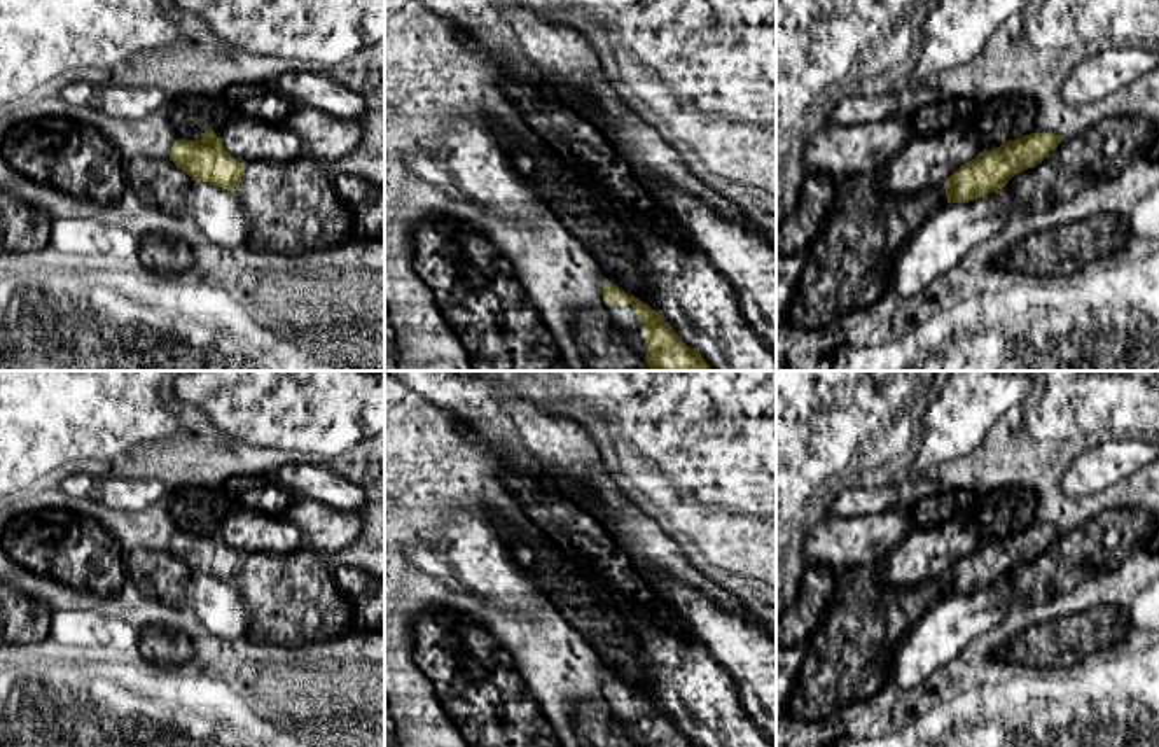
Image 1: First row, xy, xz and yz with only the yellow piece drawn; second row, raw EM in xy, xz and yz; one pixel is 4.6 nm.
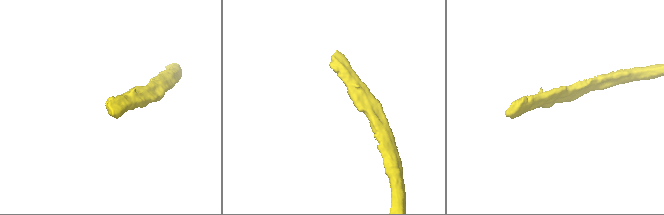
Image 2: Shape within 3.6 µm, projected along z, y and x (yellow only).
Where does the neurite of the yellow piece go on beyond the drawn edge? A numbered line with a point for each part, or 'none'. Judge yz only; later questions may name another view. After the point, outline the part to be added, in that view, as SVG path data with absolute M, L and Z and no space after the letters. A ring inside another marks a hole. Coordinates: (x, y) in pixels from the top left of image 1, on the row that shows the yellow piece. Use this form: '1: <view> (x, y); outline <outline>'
none

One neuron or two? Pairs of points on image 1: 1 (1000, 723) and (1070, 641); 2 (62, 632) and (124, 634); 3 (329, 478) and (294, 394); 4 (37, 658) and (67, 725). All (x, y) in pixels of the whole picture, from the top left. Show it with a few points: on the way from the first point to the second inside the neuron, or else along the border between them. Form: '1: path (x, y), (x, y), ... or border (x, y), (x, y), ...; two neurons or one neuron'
1: border (1086, 655), (1068, 665), (1016, 665); two neurons
2: path (77, 632), (109, 634); one neuron
3: border (298, 455), (329, 464); two neurons
4: path (37, 674), (37, 695), (51, 709); one neuron

